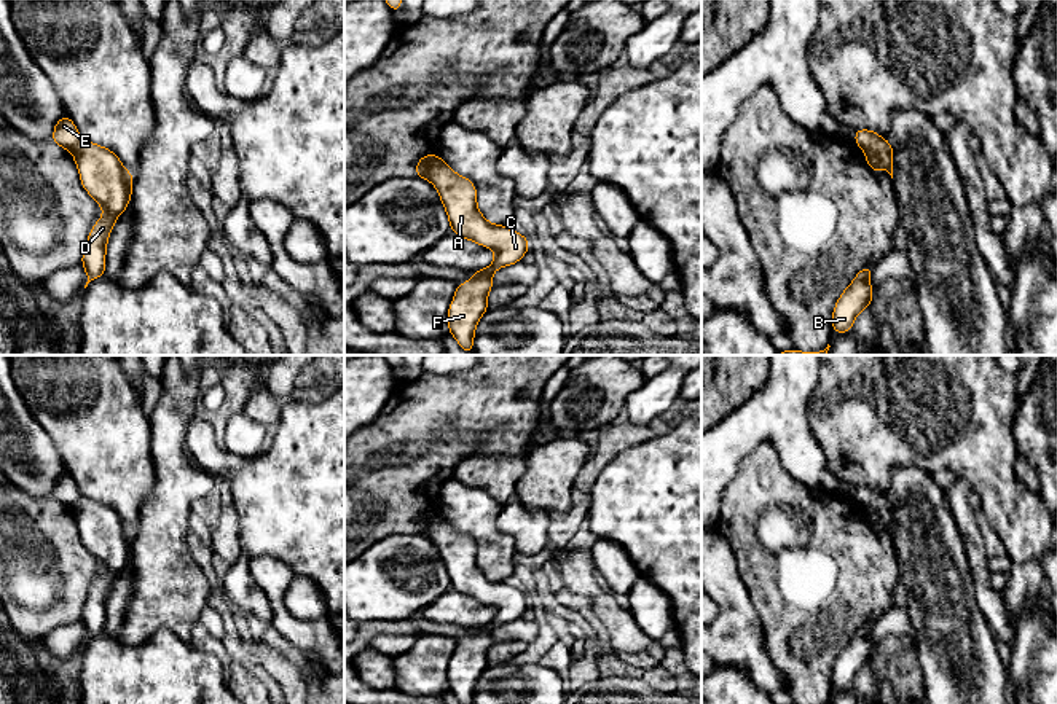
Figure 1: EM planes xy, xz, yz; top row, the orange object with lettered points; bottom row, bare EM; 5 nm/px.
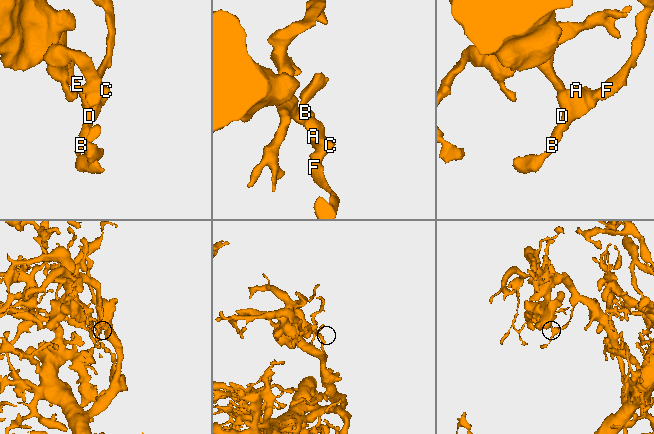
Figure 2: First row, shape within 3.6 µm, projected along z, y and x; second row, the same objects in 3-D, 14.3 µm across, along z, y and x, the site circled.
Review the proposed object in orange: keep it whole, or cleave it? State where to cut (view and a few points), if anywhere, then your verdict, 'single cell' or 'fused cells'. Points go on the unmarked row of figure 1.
no cut | single cell

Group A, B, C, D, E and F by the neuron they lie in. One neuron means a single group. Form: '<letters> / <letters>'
A B C D E F

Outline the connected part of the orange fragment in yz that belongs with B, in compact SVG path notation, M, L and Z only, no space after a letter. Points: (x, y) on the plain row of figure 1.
M864 623L837 656L832 669L834 690L851 688L858 671L872 659L870 629L872 623Z

